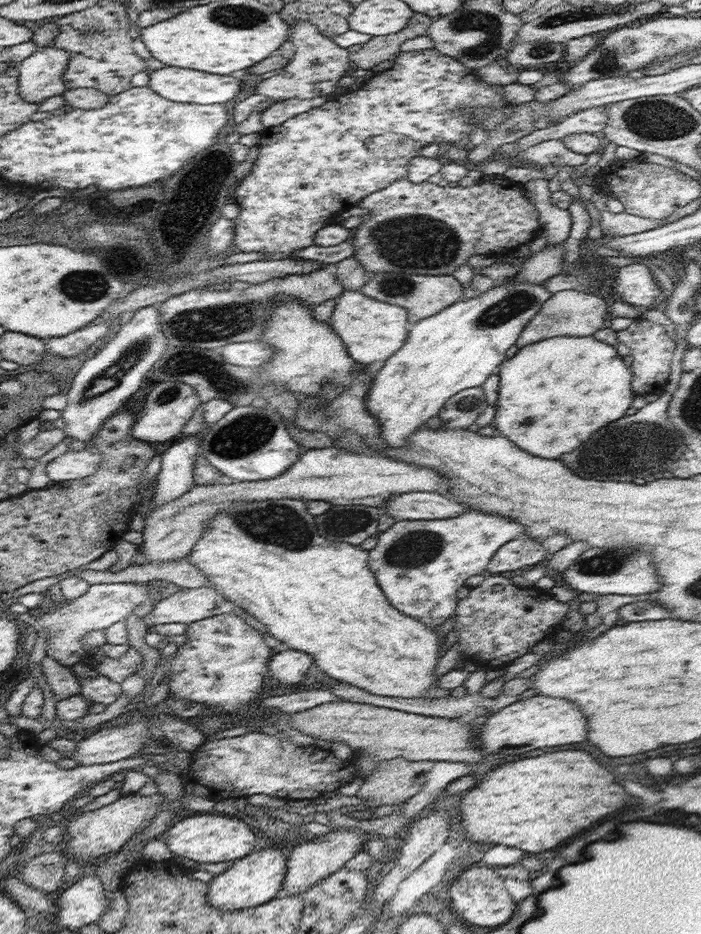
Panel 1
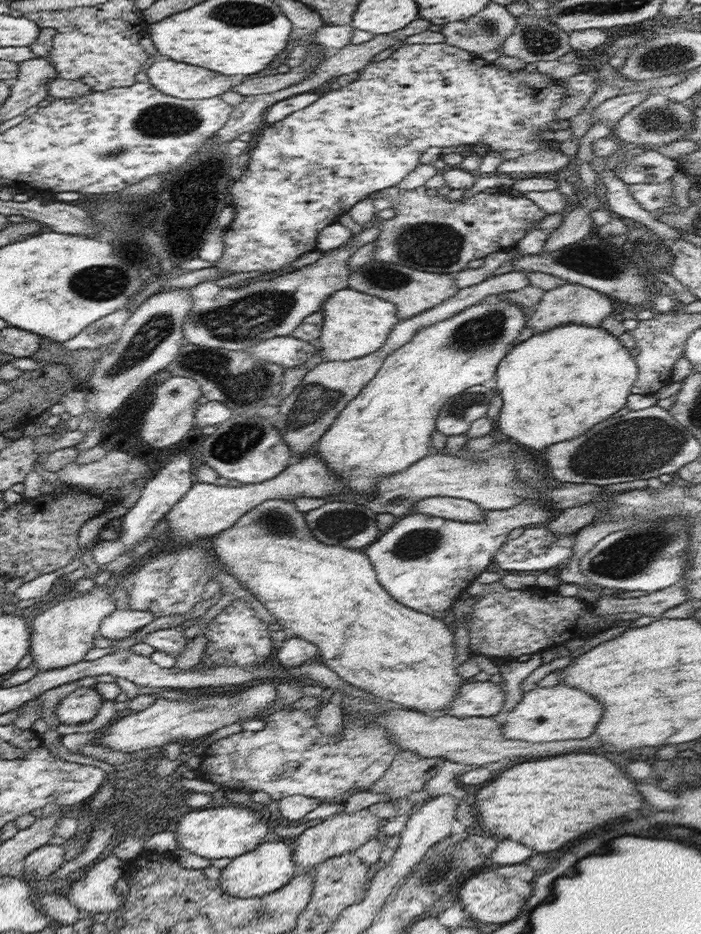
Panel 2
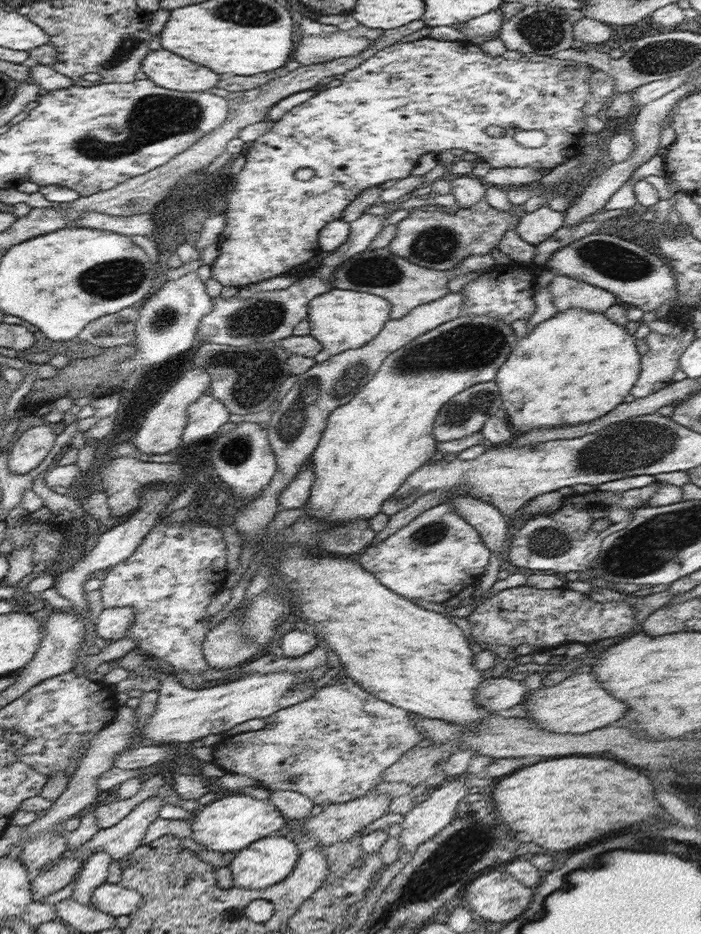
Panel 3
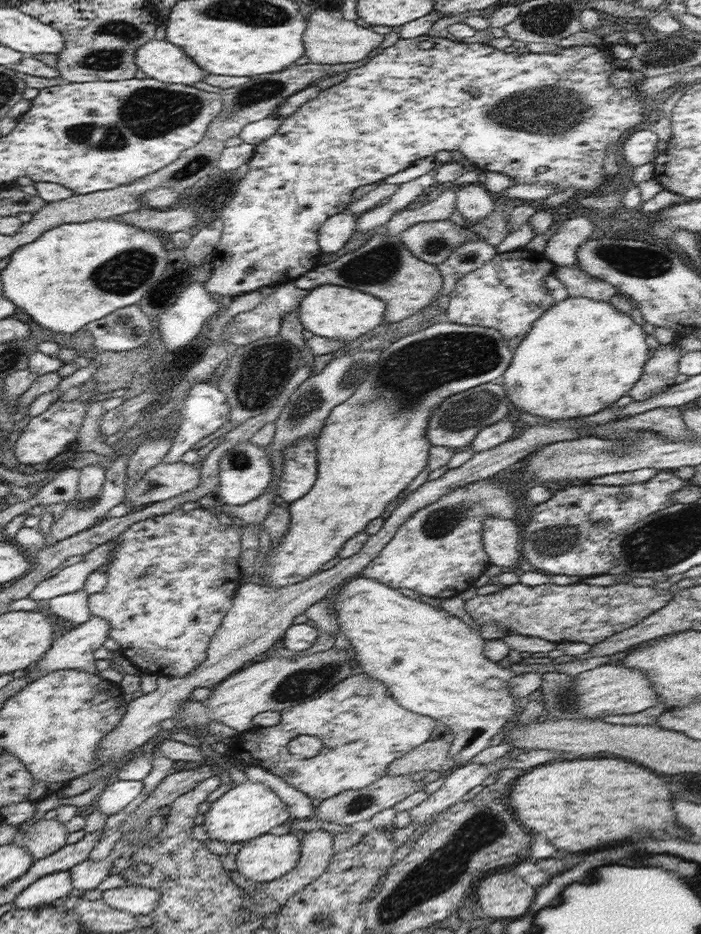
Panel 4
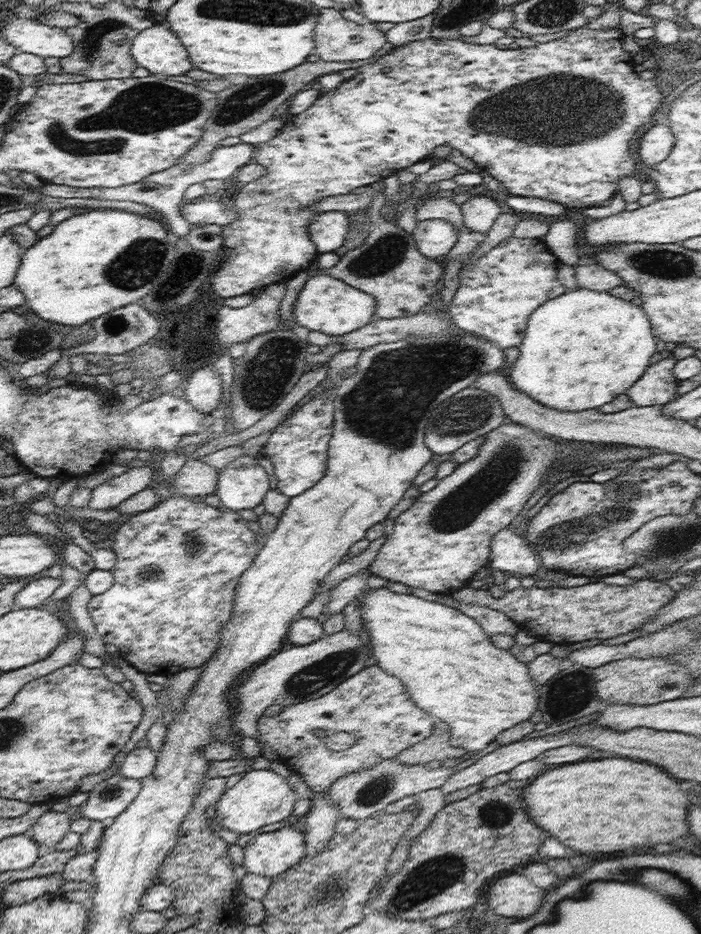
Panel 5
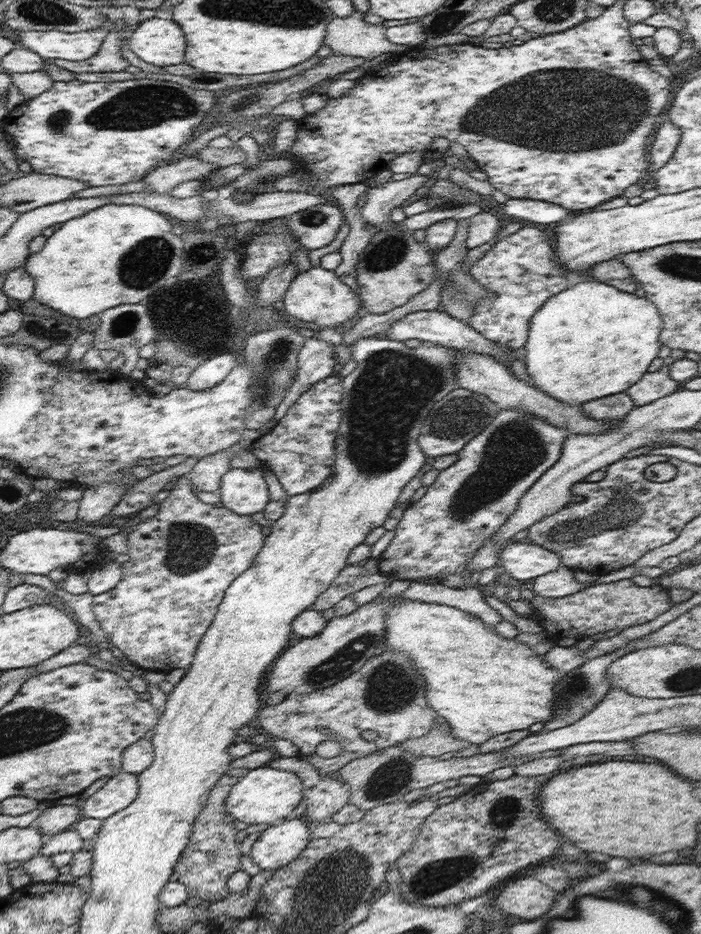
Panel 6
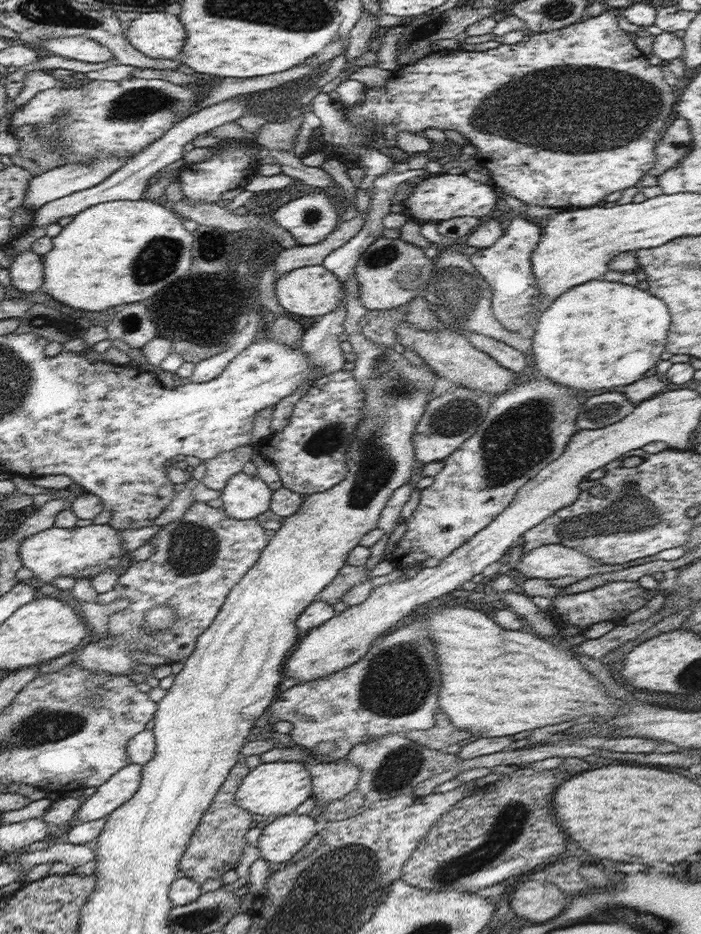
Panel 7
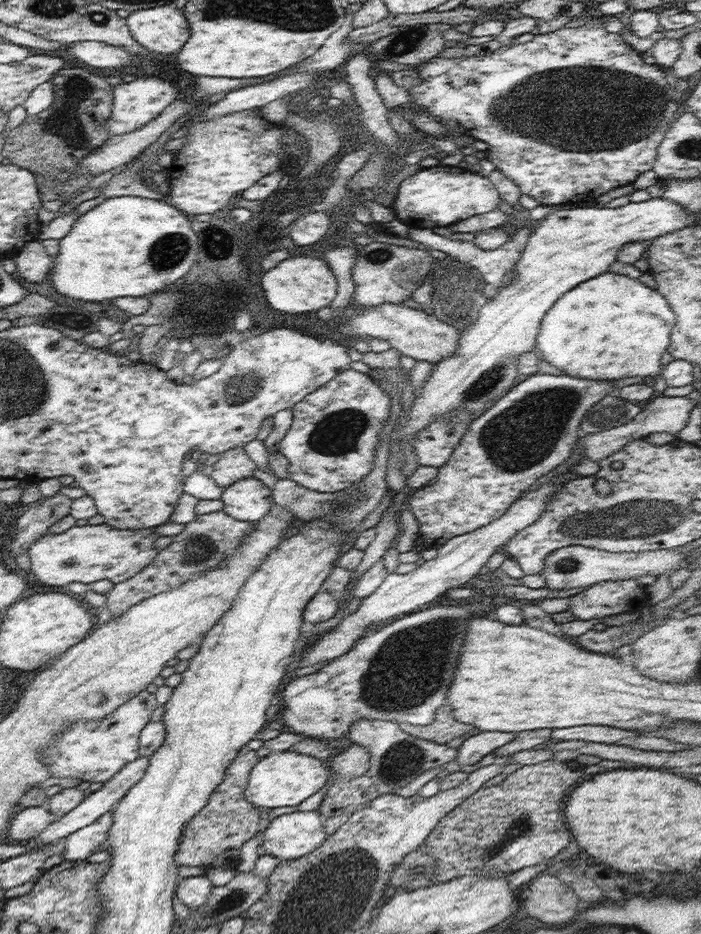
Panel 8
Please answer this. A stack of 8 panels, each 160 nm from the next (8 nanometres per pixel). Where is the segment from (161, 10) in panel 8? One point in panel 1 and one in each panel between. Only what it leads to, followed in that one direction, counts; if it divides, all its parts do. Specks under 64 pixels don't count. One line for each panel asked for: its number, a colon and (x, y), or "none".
1: (182, 85)
2: (177, 79)
3: (166, 69)
4: (161, 60)
5: (157, 49)
6: (161, 42)
7: (157, 34)

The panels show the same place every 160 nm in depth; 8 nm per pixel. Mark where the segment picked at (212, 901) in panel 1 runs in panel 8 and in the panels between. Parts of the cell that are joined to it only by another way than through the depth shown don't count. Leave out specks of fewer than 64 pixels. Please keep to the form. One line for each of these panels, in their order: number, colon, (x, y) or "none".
2: (270, 866)
3: (267, 861)
4: (266, 858)
5: (270, 853)
6: (276, 846)
7: (280, 840)
8: (289, 836)

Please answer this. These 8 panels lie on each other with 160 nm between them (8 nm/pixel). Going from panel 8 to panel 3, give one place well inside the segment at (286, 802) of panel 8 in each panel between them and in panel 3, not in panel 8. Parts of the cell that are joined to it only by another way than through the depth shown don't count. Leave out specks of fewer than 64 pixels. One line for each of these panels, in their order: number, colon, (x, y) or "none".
3: (229, 824)
4: (249, 810)
5: (261, 797)
6: (264, 794)
7: (278, 788)

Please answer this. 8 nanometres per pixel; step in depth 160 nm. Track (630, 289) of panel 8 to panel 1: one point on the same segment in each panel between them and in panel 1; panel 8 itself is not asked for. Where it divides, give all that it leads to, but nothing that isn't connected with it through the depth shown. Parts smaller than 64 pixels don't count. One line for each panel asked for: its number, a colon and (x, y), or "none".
1: (554, 394)
2: (555, 385)
3: (539, 382)
4: (583, 342)
5: (581, 349)
6: (572, 353)
7: (601, 334)

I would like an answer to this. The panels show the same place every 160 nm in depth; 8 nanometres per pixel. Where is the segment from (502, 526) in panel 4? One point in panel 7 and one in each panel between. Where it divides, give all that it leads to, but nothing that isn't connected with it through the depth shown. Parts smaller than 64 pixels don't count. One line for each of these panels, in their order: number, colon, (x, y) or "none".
5: (510, 552)
6: (522, 559)
7: (550, 561)

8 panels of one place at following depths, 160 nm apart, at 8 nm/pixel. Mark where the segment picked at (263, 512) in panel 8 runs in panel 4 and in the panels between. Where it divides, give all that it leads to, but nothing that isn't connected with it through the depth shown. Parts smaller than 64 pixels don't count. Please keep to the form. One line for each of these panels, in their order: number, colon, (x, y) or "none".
4: (246, 471)
5: (242, 484)
6: (244, 491)
7: (244, 497)

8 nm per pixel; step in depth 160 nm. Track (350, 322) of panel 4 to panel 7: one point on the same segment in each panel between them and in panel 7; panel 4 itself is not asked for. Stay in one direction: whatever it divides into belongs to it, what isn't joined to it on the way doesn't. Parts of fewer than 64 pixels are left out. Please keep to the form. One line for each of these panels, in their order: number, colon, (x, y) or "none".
5: (327, 304)
6: (317, 295)
7: (309, 291)

